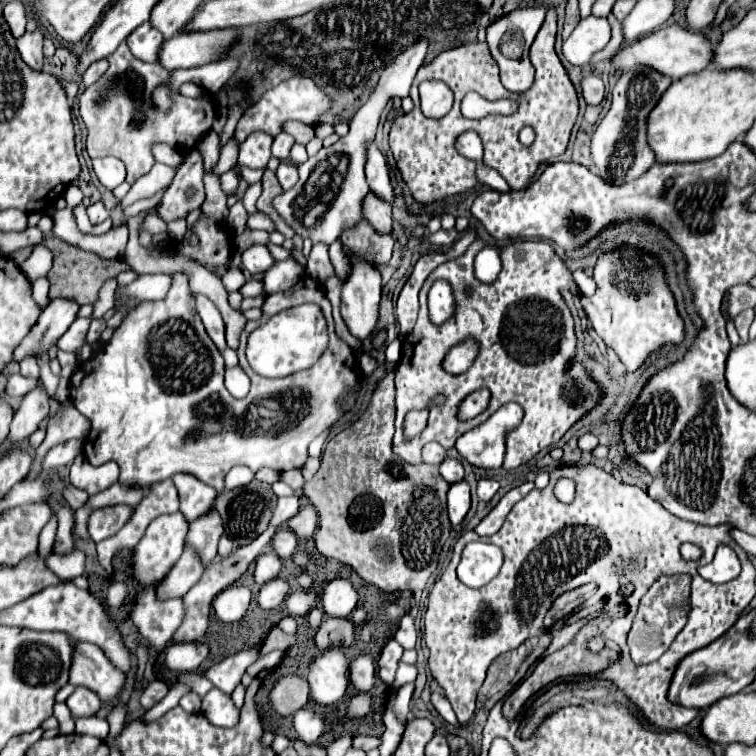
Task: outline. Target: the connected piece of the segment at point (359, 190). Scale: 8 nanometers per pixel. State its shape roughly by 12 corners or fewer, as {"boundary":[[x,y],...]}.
{"boundary":[[430,40],[382,72],[350,132],[300,164],[274,200],[302,238],[332,244],[362,218],[366,144],[408,96]]}

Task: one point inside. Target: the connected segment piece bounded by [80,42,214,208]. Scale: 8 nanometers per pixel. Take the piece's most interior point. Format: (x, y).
(117, 110)

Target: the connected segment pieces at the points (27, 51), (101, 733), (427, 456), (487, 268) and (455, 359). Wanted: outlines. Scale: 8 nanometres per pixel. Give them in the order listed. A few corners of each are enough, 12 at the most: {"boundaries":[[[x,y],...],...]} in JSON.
{"boundaries":[[[42,28],[18,40],[22,60],[42,72]],[[100,716],[76,718],[76,734],[104,740],[108,722]],[[438,442],[422,448],[422,462],[438,466],[446,450]],[[484,246],[475,256],[475,277],[494,282],[500,264],[500,246]],[[462,340],[446,354],[448,374],[466,372],[478,356],[478,342]]]}

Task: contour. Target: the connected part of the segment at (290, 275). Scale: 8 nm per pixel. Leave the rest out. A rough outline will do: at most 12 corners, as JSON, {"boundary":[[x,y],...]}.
{"boundary":[[276,262],[262,278],[264,292],[292,288],[302,270],[296,262]]}

